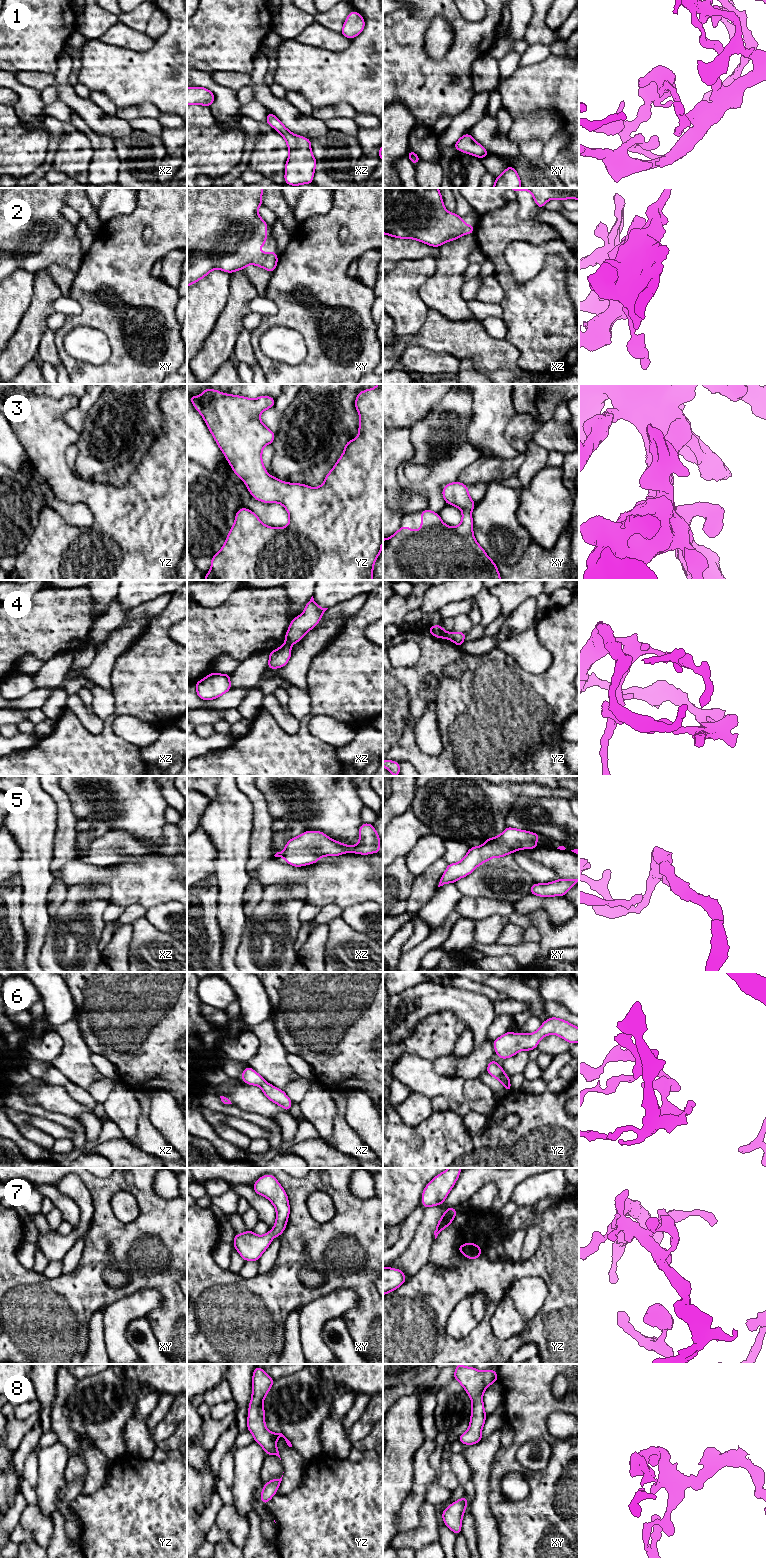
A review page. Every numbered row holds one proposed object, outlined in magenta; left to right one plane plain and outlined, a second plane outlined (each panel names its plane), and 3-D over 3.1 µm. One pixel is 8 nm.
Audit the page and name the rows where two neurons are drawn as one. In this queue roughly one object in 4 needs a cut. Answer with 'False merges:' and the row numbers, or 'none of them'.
False merges: 4

